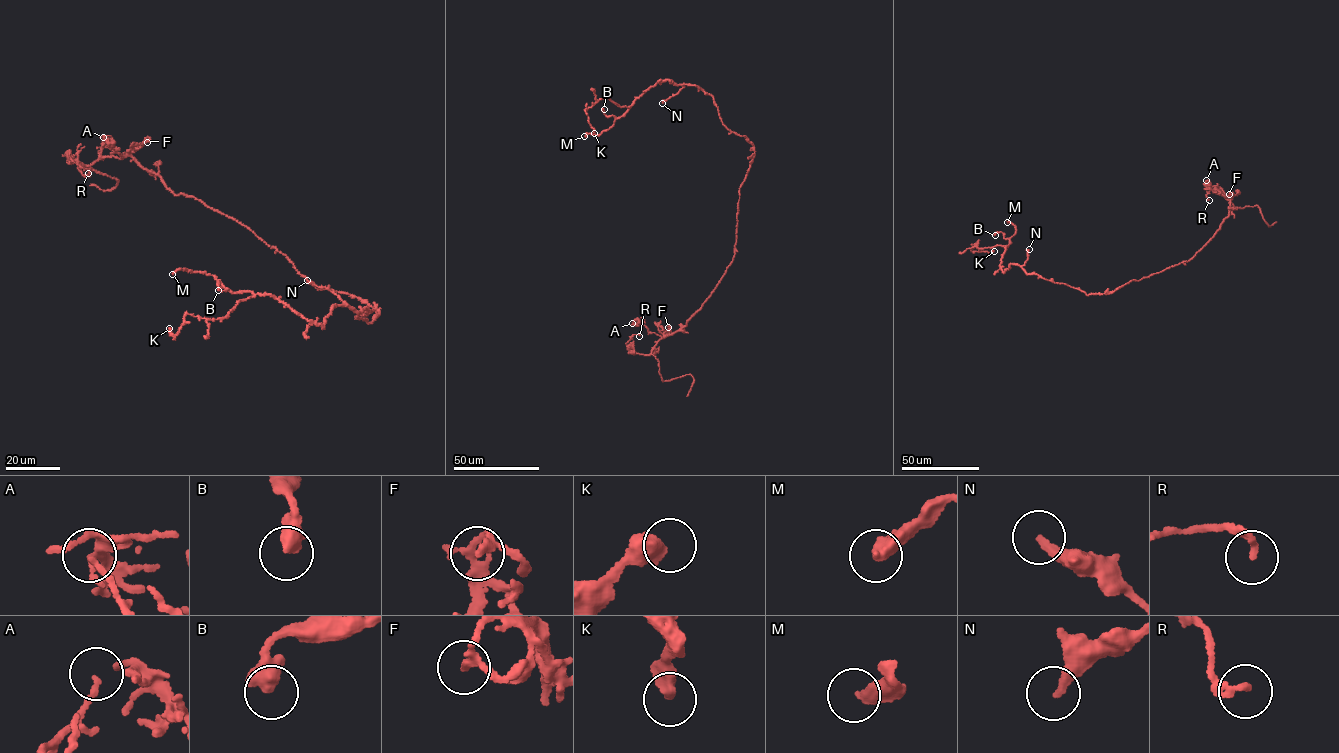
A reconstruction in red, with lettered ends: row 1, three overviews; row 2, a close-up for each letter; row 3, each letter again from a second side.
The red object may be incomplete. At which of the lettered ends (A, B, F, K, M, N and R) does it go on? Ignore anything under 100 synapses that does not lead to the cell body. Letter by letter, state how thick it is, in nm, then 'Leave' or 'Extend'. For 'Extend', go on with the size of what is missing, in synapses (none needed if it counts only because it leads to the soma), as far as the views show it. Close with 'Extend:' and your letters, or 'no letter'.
A: Thickness 90 nm. Leave
B: Thickness 500 nm. Leave
F: Thickness 160 nm. Leave
K: Thickness 500 nm. Leave
M: Thickness 440 nm. Leave
N: Thickness 280 nm. Leave
R: Thickness 160 nm. Leave
Extend: no letter

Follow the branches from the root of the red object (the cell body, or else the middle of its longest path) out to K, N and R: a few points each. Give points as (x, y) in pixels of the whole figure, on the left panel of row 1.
K: (348, 294), (372, 321), (337, 306), (316, 325), (257, 294), (169, 328)
N: (348, 294), (379, 311), (372, 321), (357, 316), (371, 311), (354, 311), (330, 290), (307, 280)
R: (348, 294), (316, 288), (248, 228), (176, 195), (130, 156), (85, 165), (69, 150), (88, 173)

